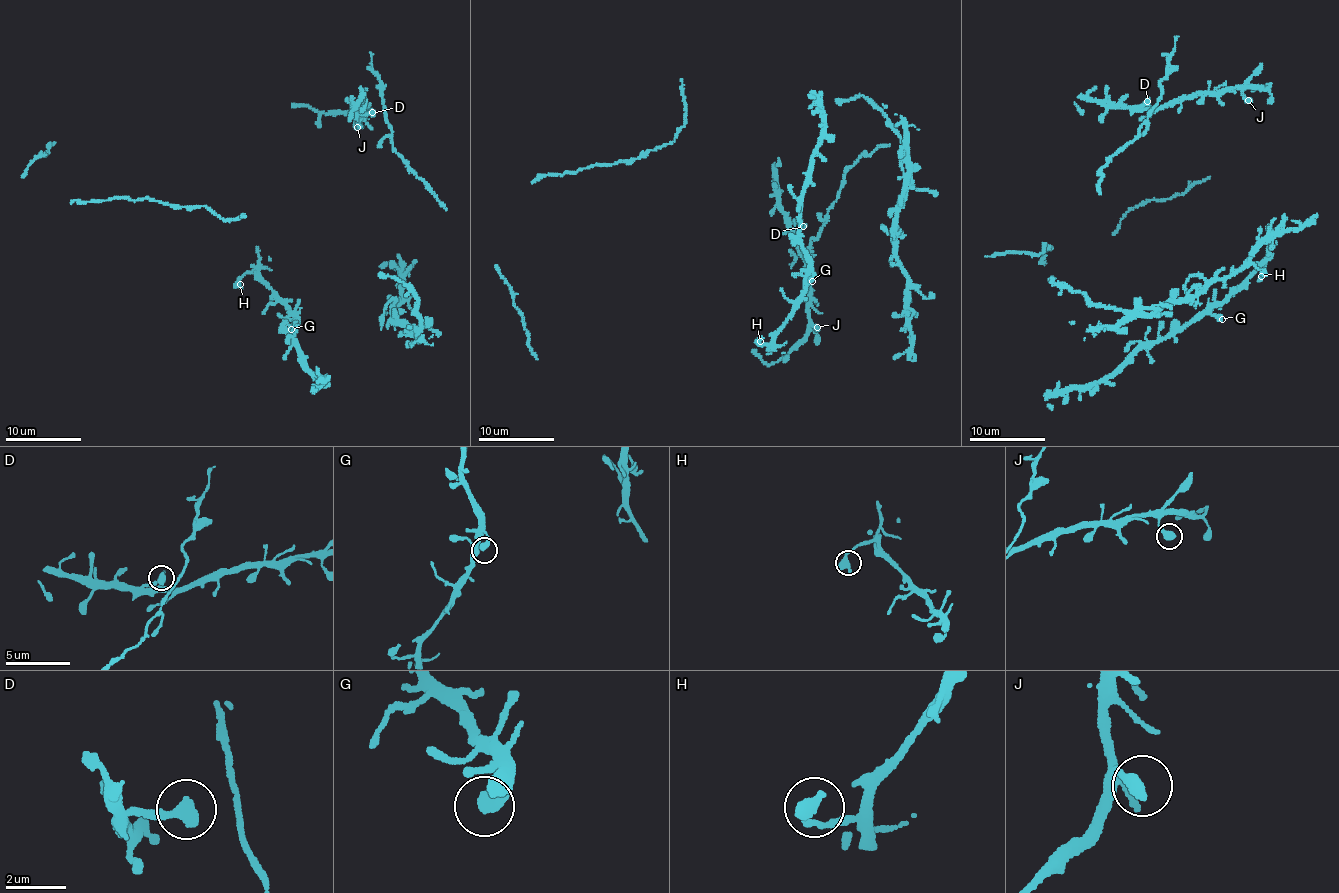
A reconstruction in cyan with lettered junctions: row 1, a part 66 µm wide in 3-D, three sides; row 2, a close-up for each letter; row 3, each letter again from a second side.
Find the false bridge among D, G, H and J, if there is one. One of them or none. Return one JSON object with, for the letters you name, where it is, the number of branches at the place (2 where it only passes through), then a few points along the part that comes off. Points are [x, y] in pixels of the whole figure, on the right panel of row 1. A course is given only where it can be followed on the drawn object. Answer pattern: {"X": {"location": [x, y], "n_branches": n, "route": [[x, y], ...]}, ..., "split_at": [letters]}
{"split_at": []}

